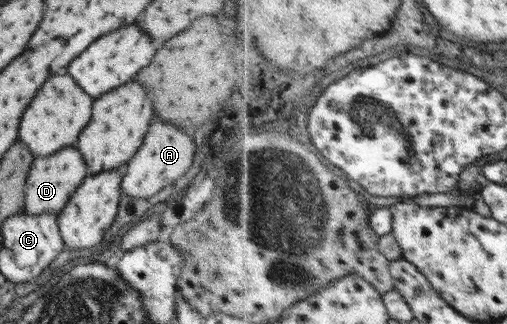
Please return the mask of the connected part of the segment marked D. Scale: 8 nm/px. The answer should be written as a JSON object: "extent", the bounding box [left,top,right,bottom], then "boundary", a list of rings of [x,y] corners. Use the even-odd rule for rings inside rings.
{"extent":[23,147,87,214],"boundary":[[[63,147],[54,155],[48,157],[38,156],[33,158],[29,174],[23,187],[23,210],[27,214],[39,214],[44,212],[58,213],[64,208],[71,193],[80,185],[87,175],[83,157],[74,147]]]}

